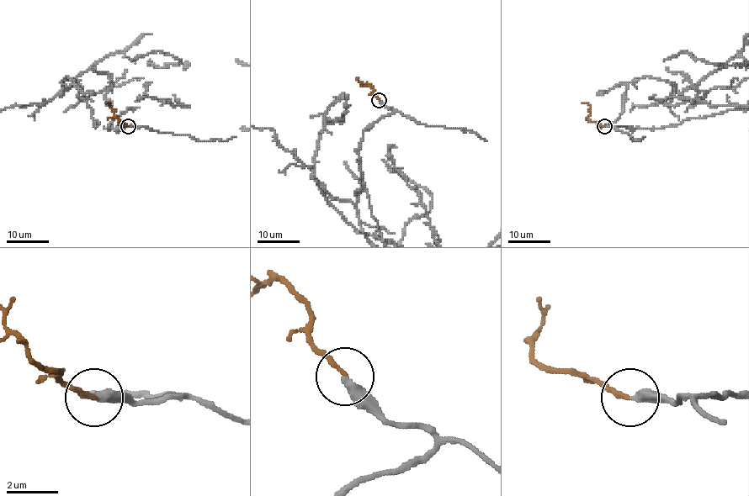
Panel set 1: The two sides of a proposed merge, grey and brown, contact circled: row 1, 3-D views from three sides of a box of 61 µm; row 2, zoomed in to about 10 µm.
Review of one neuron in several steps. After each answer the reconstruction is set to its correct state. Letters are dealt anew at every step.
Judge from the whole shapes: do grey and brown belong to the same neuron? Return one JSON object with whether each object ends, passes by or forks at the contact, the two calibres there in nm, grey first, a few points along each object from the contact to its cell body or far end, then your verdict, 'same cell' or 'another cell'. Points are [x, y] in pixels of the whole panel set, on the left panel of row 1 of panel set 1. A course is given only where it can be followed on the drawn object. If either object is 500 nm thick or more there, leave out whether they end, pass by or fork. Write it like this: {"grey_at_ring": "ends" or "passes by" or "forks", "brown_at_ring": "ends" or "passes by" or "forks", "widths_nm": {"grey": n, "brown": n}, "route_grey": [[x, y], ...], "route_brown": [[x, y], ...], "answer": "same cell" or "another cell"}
{"grey_at_ring": "ends", "brown_at_ring": "ends", "widths_nm": {"grey": 360, "brown": 160}, "route_brown": [[128, 126], [118, 119], [110, 103], [106, 102]], "answer": "same cell"}

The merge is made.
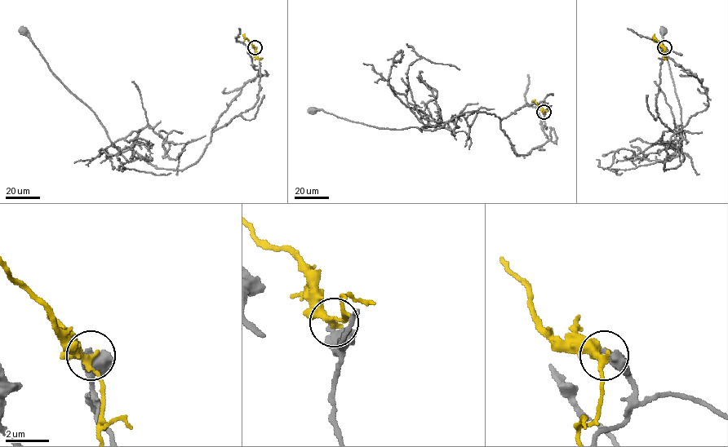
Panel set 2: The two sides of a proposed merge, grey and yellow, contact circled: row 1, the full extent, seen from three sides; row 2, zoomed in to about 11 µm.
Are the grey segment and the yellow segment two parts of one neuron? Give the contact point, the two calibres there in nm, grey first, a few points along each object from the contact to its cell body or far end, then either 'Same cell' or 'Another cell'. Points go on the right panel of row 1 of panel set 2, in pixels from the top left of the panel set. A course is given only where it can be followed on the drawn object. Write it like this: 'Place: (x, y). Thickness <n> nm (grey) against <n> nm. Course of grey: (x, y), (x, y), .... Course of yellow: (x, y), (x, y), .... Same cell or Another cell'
Place: (664, 47). Thickness 440 nm (grey) against 320 nm. Course of grey: (664, 47), (655, 104), (673, 133), (664, 170), (684, 157), (663, 30). Course of yellow: (664, 47), (654, 37), (654, 42). Another cell

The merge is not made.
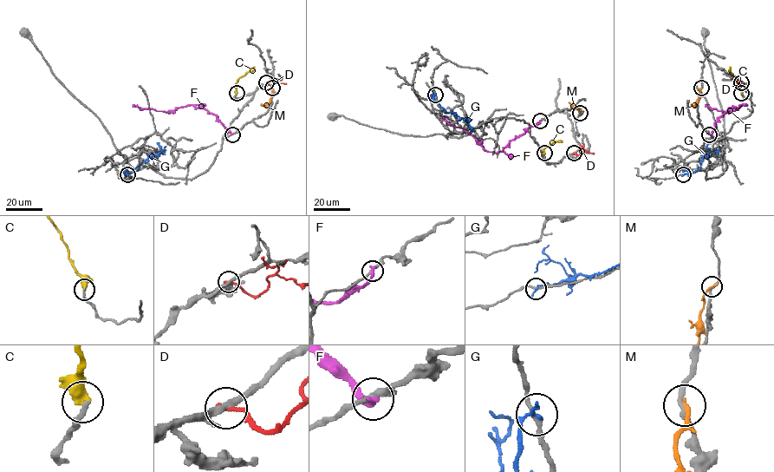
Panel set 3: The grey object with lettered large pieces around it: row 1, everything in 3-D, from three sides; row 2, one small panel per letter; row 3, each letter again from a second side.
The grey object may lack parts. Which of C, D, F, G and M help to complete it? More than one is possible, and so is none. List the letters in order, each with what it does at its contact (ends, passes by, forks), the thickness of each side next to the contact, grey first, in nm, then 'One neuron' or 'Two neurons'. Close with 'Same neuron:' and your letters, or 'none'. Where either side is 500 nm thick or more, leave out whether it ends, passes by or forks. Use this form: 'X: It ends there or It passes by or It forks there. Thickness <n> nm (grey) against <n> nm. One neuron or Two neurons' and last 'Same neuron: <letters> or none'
C: Thickness 240 nm (grey) against 500 nm. One neuron
D: It ends there. Thickness 300 nm (grey) against 240 nm. Two neurons
F: It ends there. Thickness 240 nm (grey) against 320 nm. Two neurons
G: It ends there. Thickness 200 nm (grey) against 200 nm. Two neurons
M: It ends there. Thickness 240 nm (grey) against 240 nm. Two neurons
Same neuron: C

